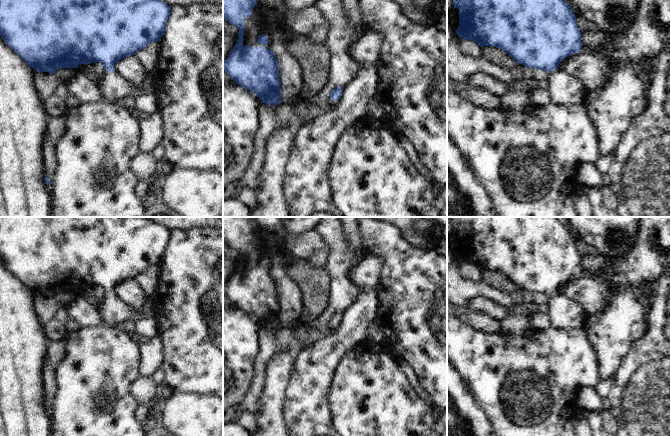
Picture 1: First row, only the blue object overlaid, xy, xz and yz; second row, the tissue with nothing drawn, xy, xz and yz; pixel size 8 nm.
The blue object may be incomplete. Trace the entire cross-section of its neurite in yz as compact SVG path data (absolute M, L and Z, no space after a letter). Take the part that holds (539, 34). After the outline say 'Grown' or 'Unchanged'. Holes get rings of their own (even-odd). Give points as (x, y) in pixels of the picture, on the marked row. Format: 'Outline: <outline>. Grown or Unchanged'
Outline: M453 0L453 4L459 9L456 30L459 37L473 40L481 47L501 48L519 64L548 71L551 103L558 106L584 103L585 85L559 68L562 60L582 48L576 16L563 0Z. Grown.

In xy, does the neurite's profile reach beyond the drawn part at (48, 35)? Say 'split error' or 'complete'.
split error

